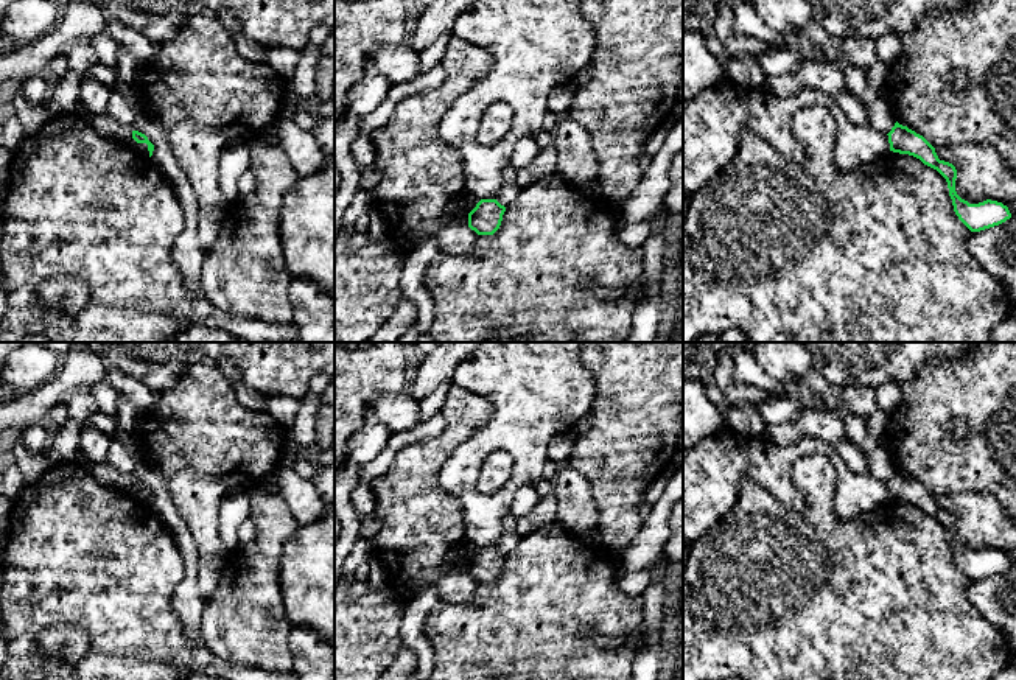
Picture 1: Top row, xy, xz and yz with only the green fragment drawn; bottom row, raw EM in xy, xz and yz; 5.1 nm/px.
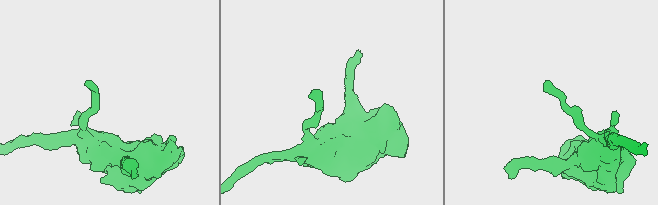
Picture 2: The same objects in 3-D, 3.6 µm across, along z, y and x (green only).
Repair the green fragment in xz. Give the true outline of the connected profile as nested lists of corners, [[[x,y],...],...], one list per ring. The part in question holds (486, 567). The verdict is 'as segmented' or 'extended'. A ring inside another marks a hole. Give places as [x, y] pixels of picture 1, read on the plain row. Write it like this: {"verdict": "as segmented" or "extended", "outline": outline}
{"verdict": "as segmented", "outline": [[[481,548],[468,562],[468,576],[478,584],[493,584],[503,570],[506,556],[496,548]]]}

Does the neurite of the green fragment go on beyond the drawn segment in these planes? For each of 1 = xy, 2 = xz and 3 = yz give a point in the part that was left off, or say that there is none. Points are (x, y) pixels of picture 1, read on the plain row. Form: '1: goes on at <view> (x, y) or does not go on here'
1: does not go on here
2: does not go on here
3: does not go on here

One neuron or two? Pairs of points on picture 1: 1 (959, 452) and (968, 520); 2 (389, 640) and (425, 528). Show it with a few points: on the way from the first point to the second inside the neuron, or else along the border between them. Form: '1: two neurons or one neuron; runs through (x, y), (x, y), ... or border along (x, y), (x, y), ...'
1: two neurons; border along (935, 495), (985, 492), (999, 503)
2: two neurons; border along (386, 588), (403, 604)

